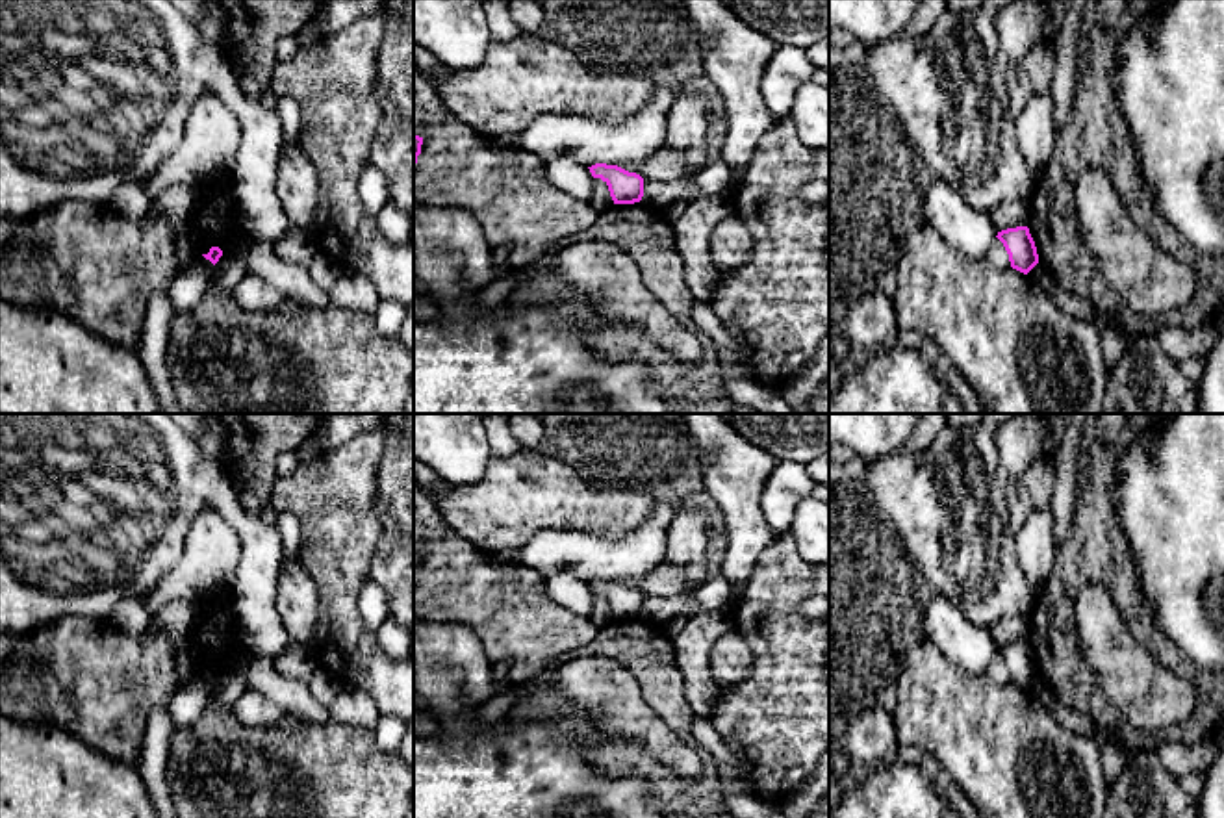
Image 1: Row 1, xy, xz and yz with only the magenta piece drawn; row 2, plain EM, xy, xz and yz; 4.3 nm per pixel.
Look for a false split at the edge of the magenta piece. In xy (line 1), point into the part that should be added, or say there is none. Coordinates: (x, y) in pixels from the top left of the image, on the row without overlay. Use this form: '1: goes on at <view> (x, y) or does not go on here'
1: does not go on here

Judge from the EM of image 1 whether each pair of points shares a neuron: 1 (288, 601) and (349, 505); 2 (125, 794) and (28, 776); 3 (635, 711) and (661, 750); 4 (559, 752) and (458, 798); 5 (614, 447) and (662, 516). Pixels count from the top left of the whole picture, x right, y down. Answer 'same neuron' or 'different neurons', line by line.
1: different neurons
2: same neuron
3: same neuron
4: same neuron
5: different neurons

